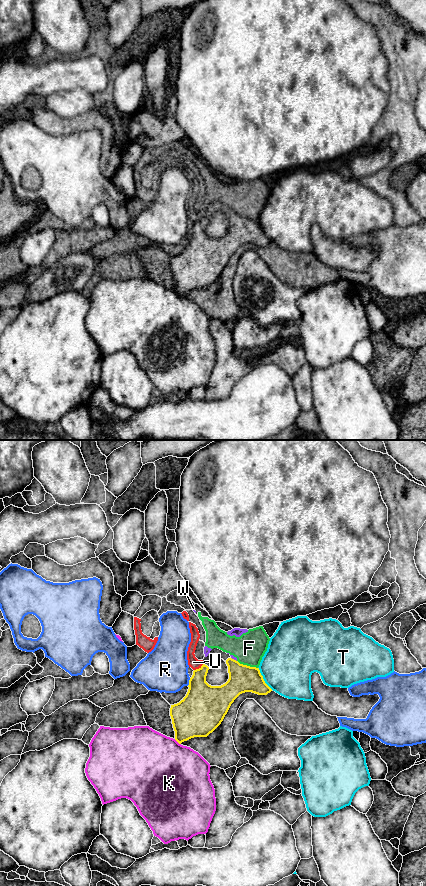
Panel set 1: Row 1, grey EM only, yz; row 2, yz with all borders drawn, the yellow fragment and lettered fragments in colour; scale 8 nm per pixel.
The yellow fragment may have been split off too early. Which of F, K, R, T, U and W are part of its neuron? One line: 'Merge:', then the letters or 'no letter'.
Merge: no letter

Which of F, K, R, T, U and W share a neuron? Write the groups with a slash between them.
F U W / K / R / T

